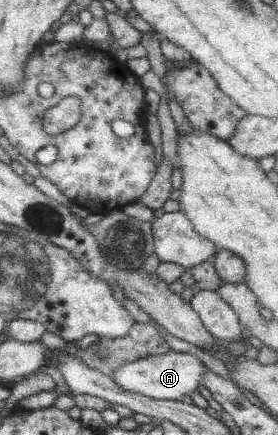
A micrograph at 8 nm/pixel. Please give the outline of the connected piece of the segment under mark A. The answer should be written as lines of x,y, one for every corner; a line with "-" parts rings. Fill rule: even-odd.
172,350
165,354
146,356
136,361
129,361
115,369
111,377
124,391
134,392
155,400
181,401
184,395
198,391
207,373
204,362
189,353

